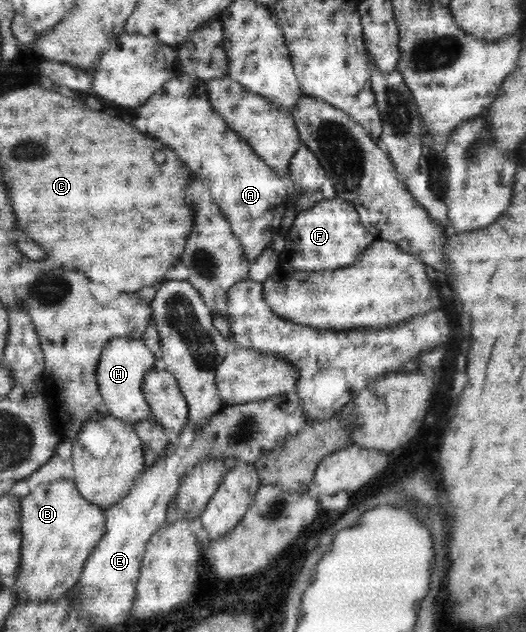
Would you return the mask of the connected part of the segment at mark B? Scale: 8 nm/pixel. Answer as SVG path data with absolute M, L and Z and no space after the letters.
M67 479L38 484L29 495L20 500L20 504L22 540L17 572L17 602L52 601L61 598L77 585L85 563L103 538L106 530L105 512L83 498L76 483Z

